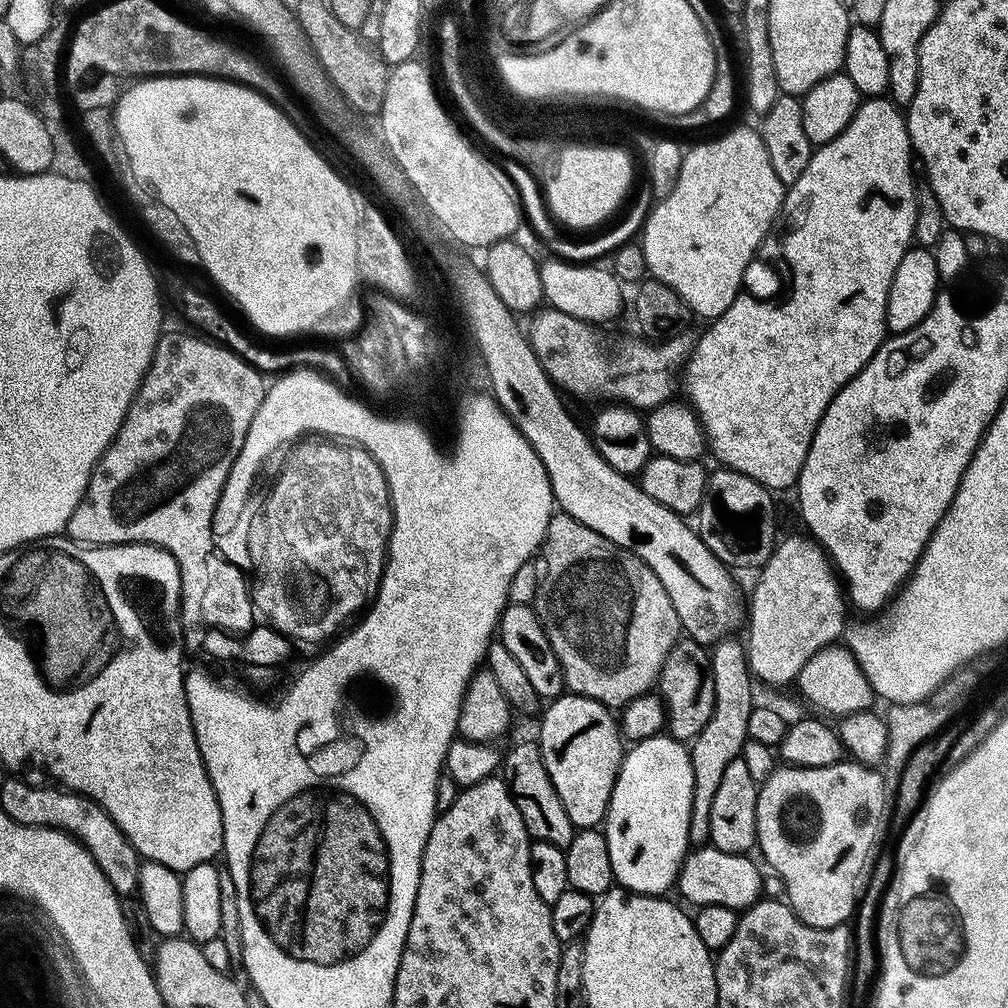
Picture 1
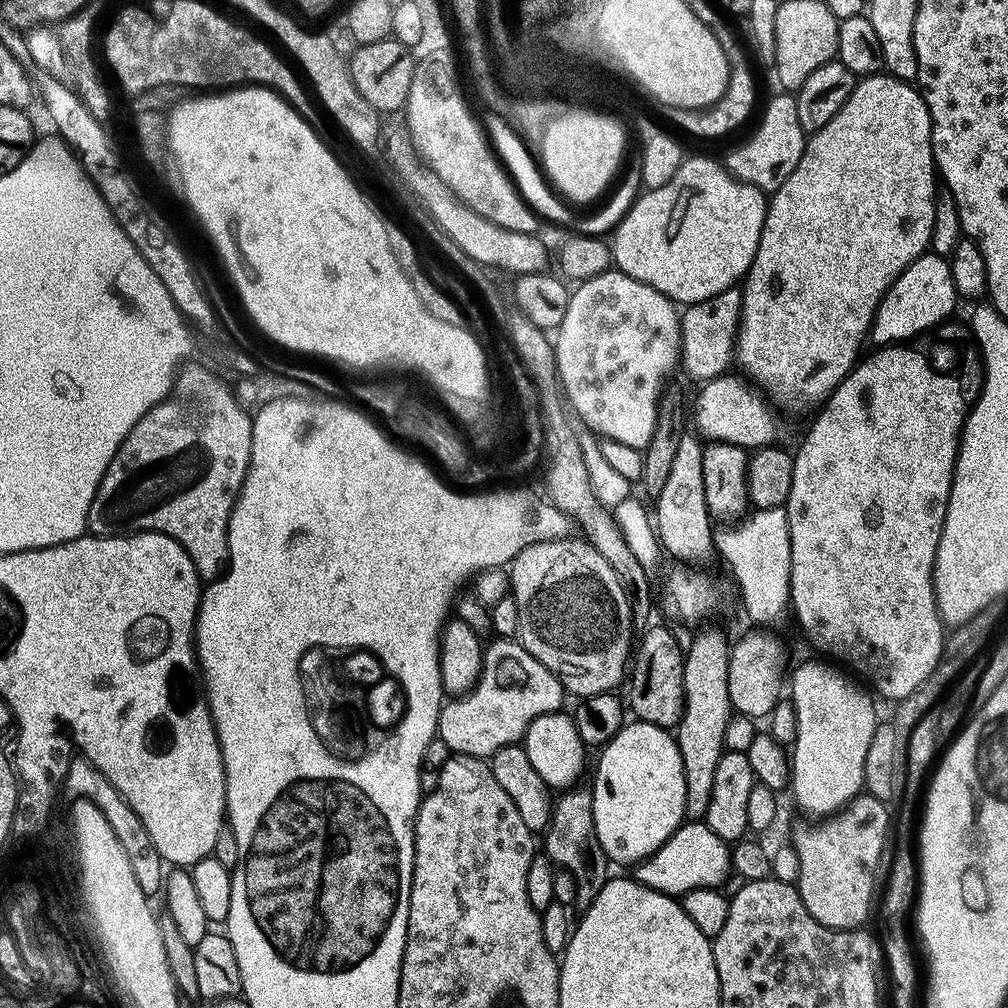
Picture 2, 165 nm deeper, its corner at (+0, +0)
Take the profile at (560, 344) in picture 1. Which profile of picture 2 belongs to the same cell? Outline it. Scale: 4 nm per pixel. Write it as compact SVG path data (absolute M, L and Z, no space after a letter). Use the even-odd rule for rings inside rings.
M739 287L722 290L714 298L694 302L683 309L680 317L680 364L682 372L695 382L712 380L729 371L736 351L736 331L740 329L742 310L741 289Z

